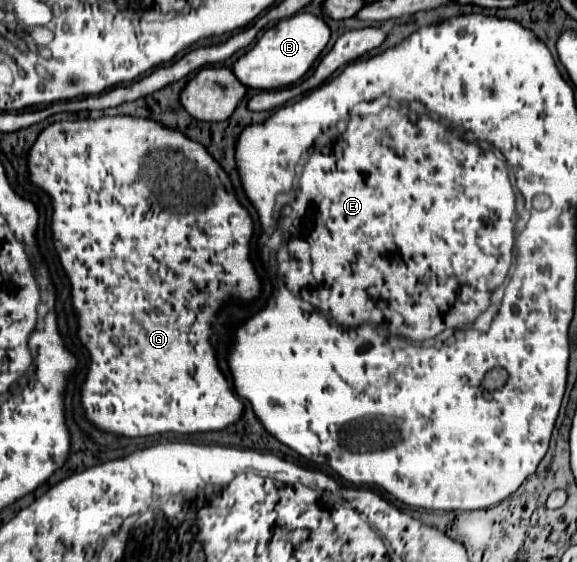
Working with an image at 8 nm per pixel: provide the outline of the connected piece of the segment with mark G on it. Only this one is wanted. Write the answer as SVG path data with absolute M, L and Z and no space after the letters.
M115 115L97 119L77 119L59 121L41 131L37 141L27 153L27 181L45 191L51 199L53 217L51 233L57 259L71 279L71 299L77 315L77 337L89 353L87 379L81 385L81 405L89 423L93 423L103 433L113 433L117 437L149 437L157 433L207 433L223 431L243 417L243 401L233 393L225 373L217 361L217 347L213 341L213 323L217 313L227 303L253 303L259 299L263 283L253 267L251 259L251 239L255 233L255 223L249 209L237 199L235 187L213 155L197 141L191 141L185 133L169 129L153 119Z

